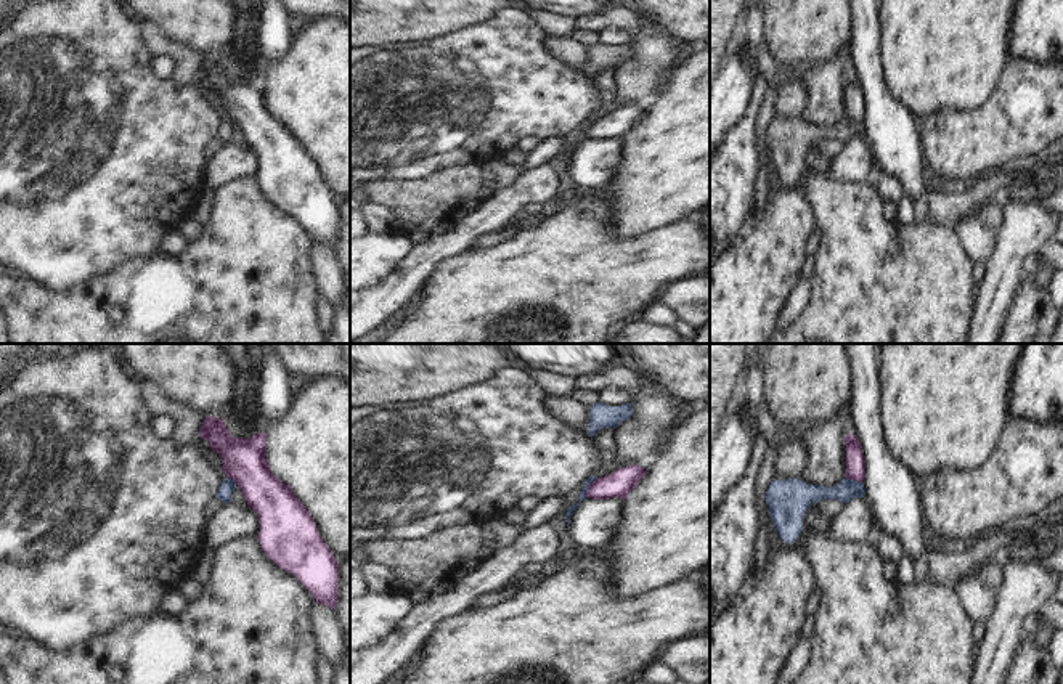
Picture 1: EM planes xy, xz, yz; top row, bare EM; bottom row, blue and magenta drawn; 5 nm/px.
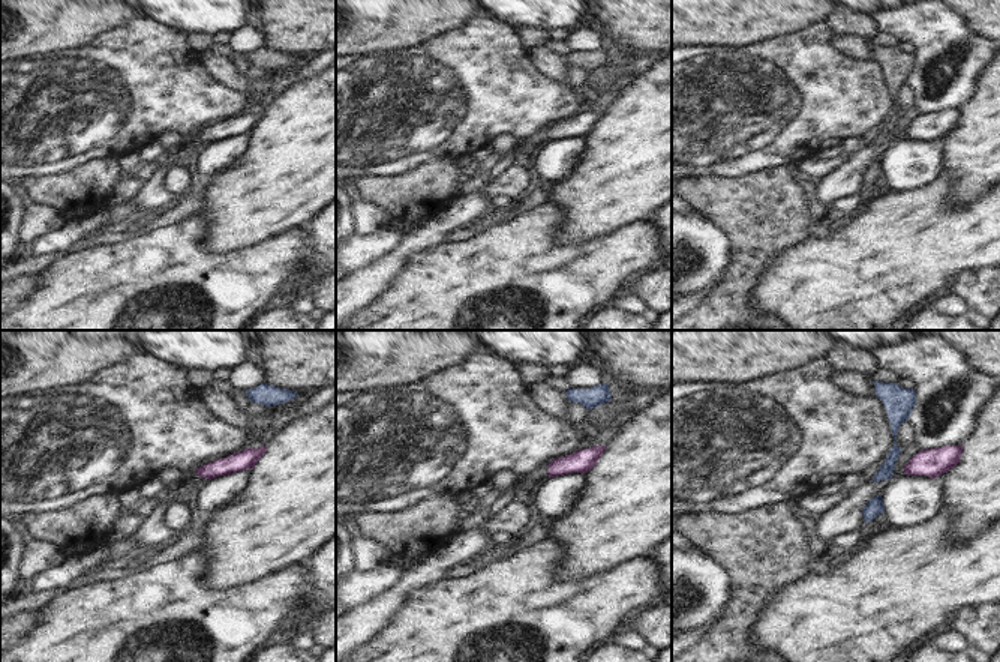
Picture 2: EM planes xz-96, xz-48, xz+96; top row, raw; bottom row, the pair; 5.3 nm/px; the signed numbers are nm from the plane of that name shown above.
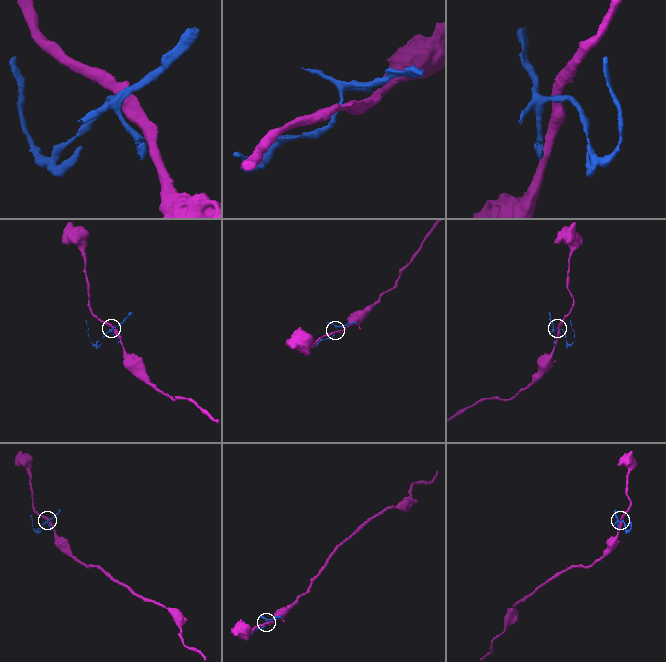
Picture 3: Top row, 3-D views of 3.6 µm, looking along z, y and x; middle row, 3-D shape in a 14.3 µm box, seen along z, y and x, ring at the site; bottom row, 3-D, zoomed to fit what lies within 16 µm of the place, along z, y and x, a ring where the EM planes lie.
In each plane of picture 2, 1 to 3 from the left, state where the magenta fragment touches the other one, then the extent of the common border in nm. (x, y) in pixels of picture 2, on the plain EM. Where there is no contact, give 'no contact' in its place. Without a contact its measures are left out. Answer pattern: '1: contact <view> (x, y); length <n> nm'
1: no contact
2: no contact
3: no contact

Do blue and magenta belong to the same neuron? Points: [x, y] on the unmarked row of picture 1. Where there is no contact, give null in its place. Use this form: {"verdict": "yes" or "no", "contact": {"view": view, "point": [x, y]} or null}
{"verdict": "no", "contact": {"view": "xz", "point": [588, 127]}}

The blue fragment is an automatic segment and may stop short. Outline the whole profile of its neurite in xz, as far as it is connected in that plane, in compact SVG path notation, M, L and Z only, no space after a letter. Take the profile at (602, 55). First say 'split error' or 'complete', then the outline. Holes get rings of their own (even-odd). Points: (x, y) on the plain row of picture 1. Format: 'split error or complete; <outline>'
complete; M596 43L591 47L591 61L588 74L594 77L604 67L617 69L623 61L633 56L633 43L621 47L609 47L605 43Z

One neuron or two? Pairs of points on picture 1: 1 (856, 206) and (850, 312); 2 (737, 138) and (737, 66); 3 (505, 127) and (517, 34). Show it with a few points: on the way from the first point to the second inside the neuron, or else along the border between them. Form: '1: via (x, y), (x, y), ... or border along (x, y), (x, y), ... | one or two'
1: via (856, 232), (856, 286) | one
2: border along (752, 87), (752, 100), (744, 118), (726, 138) | two
3: via (505, 105), (505, 65), (509, 56) | one

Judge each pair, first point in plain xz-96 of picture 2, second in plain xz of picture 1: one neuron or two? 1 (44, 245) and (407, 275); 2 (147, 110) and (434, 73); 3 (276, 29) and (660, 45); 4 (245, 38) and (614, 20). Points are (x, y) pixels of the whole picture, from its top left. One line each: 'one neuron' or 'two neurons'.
1: two neurons
2: one neuron
3: two neurons
4: two neurons

